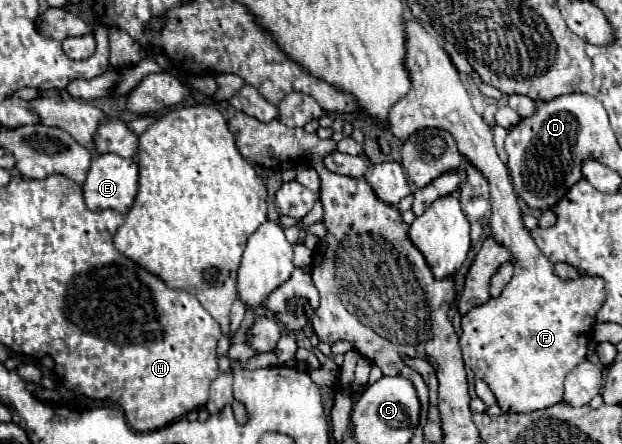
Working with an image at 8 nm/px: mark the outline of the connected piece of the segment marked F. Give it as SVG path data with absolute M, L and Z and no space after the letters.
M408 21L406 23L406 67L410 71L412 89L406 97L402 97L394 109L390 109L388 115L388 129L398 139L408 139L414 131L422 127L438 127L446 129L454 135L458 143L458 151L476 167L482 171L482 175L488 179L490 185L490 203L492 203L492 215L490 215L490 235L496 243L504 245L512 255L514 265L514 277L504 287L500 297L486 301L484 305L468 311L462 317L462 337L460 337L460 349L464 355L464 363L468 369L474 371L478 379L482 379L496 395L498 405L504 413L528 413L536 409L546 409L562 401L564 395L564 377L570 373L580 361L586 359L588 343L592 341L592 327L596 323L596 313L600 311L600 305L604 303L606 289L604 279L596 275L580 275L578 279L560 279L554 275L554 263L542 255L542 251L536 247L530 231L522 223L522 211L518 205L518 197L512 189L510 175L506 165L496 153L494 141L492 141L492 129L484 123L484 119L474 111L470 95L464 87L464 83L458 77L456 67L452 65L448 53L438 45L438 41L418 23Z

